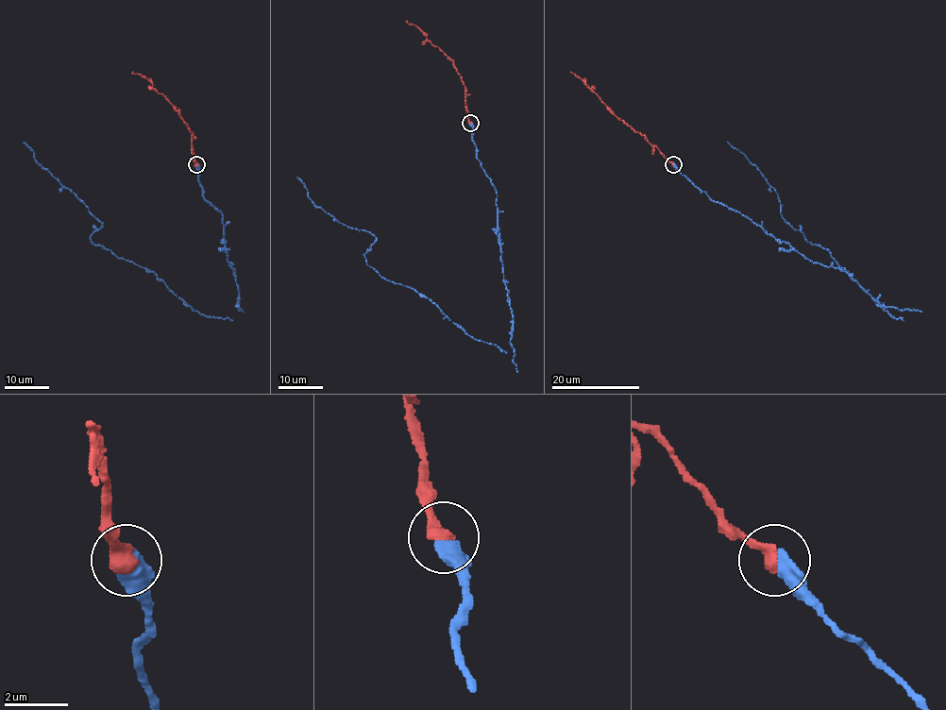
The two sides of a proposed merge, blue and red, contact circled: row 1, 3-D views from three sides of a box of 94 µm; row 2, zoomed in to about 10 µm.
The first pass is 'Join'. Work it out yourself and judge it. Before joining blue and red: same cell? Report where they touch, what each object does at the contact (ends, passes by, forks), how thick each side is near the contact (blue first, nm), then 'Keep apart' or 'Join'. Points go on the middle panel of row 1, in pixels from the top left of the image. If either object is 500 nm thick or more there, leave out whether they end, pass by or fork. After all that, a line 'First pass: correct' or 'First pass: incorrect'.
Place: (470, 123). Thickness 550 nm (blue) against 480 nm. Join
First pass: correct

